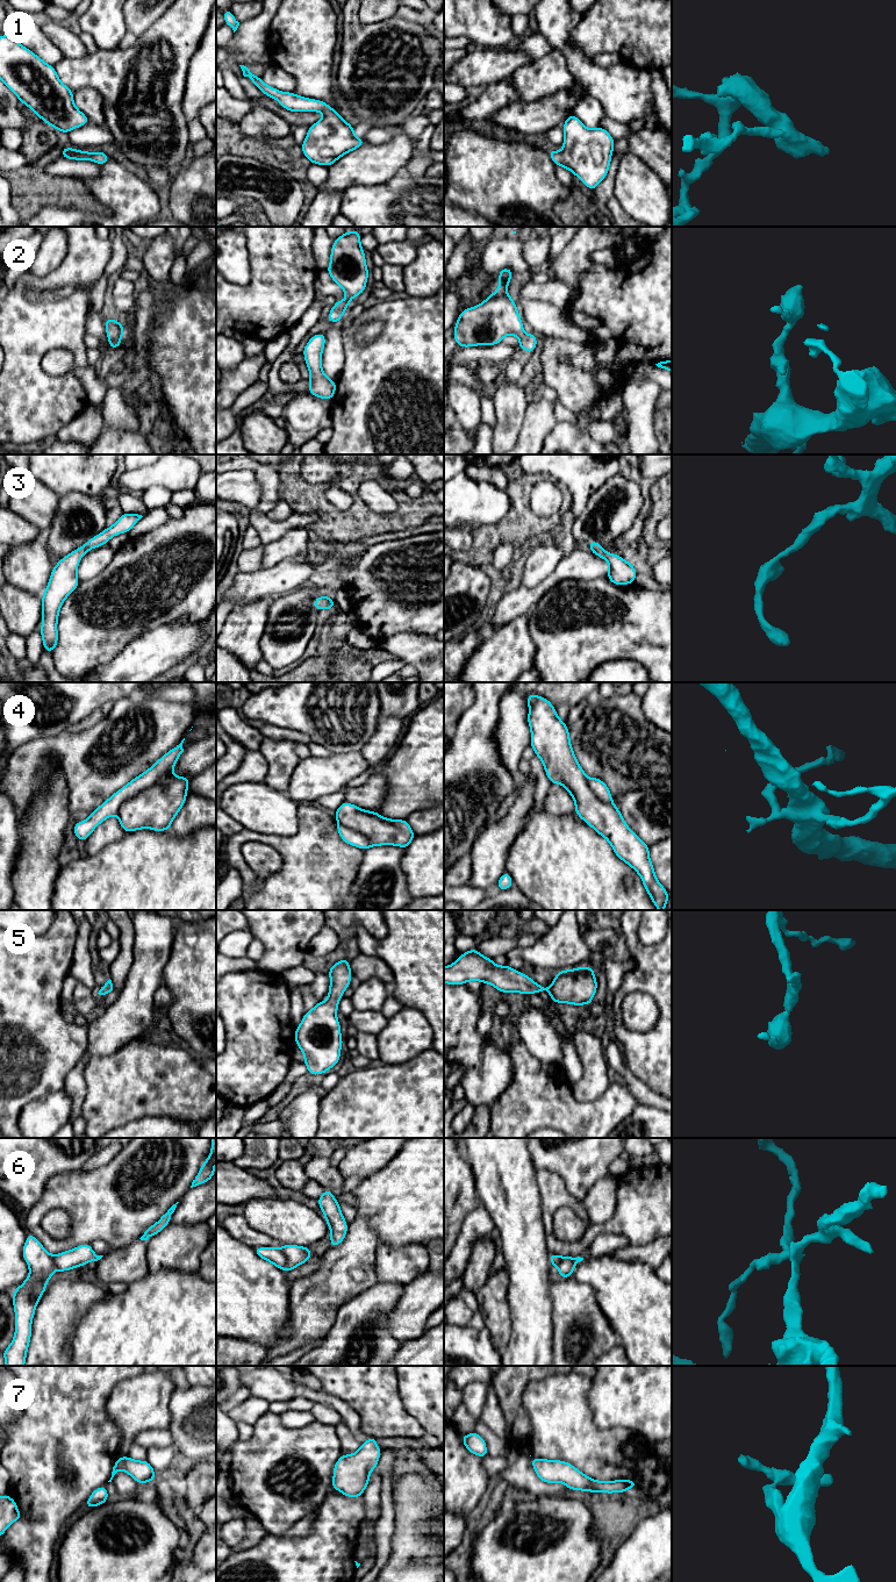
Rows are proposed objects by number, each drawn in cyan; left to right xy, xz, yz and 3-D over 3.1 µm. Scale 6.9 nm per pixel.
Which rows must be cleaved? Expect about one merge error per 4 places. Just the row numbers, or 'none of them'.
4, 6

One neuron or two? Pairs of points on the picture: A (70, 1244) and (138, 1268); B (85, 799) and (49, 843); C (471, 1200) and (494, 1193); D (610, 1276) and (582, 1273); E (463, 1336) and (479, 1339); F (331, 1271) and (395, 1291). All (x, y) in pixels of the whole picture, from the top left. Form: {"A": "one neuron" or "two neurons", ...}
{"A": "two neurons", "B": "two neurons", "C": "two neurons", "D": "one neuron", "E": "one neuron", "F": "two neurons"}

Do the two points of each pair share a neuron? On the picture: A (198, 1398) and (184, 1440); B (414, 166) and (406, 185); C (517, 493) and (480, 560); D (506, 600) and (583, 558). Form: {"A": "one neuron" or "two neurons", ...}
{"A": "one neuron", "B": "two neurons", "C": "one neuron", "D": "one neuron"}

